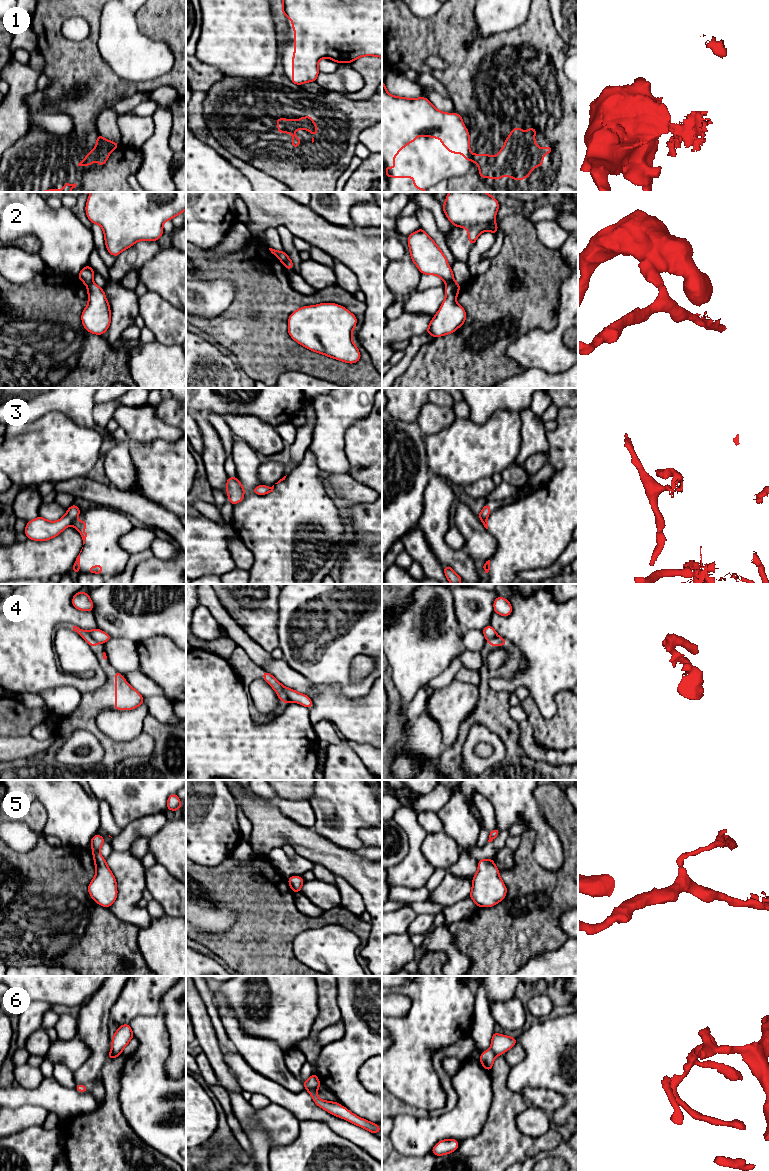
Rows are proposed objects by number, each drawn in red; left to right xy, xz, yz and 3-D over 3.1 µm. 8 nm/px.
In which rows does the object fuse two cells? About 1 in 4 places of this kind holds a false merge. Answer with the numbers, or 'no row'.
1, 2, 3, 4, 5, 6

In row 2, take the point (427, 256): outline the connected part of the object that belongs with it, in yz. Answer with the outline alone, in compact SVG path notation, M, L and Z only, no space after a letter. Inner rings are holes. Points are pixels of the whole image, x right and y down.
M422 228L408 235L408 245L411 260L422 274L439 276L446 285L454 281L444 253Z

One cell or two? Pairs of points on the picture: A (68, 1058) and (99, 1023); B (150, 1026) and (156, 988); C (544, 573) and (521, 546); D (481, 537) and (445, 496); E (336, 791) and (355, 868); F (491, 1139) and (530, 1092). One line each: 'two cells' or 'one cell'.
A: two cells
B: two cells
C: two cells
D: two cells
E: two cells
F: two cells

